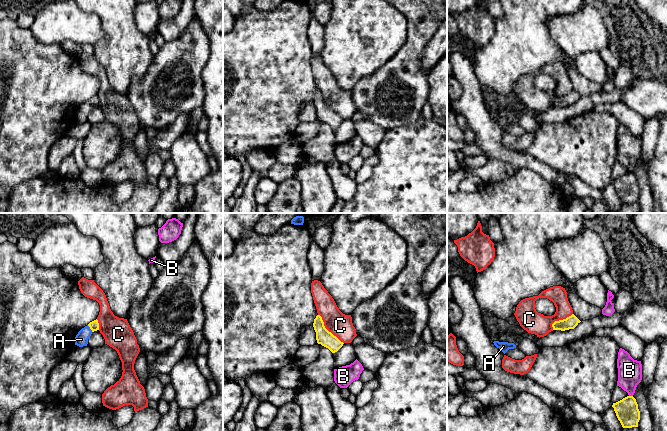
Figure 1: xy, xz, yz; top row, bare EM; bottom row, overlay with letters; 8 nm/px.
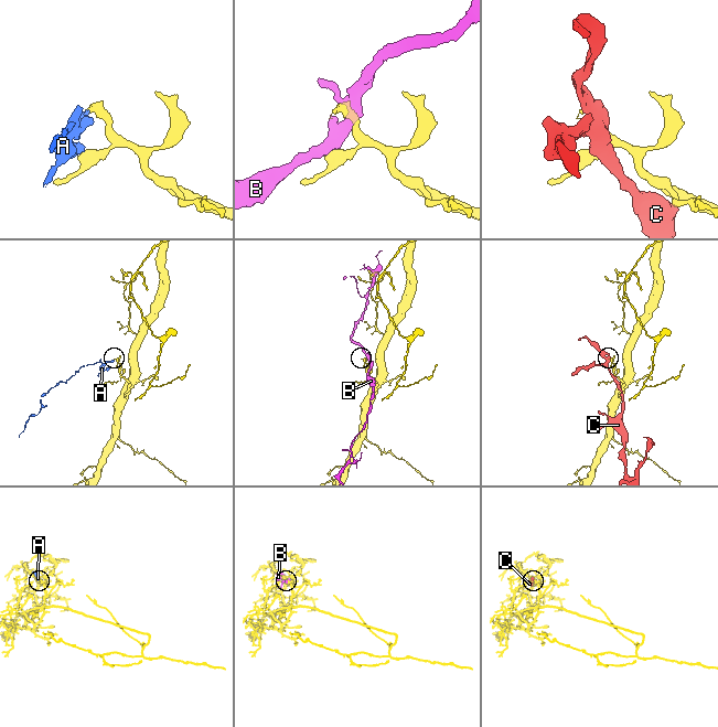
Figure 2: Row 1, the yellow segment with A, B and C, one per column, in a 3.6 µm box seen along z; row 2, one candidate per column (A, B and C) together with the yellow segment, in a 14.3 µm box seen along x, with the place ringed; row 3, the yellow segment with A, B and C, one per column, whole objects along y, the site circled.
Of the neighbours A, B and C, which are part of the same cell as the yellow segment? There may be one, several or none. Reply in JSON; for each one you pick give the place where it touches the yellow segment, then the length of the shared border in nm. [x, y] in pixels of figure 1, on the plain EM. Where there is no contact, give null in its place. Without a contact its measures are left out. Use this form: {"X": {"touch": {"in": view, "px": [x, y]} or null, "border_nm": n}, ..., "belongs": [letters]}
{"A": {"touch": {"in": "xy", "px": [90, 104]}, "border_nm": 70}, "belongs": ["A"]}

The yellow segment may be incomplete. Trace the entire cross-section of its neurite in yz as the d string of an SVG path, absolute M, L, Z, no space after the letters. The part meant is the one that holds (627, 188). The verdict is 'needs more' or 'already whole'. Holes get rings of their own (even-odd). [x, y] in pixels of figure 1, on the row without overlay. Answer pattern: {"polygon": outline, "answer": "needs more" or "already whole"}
{"polygon": "M627 172L613 179L612 183L623 204L638 203L640 187L636 175L633 172Z", "answer": "already whole"}

